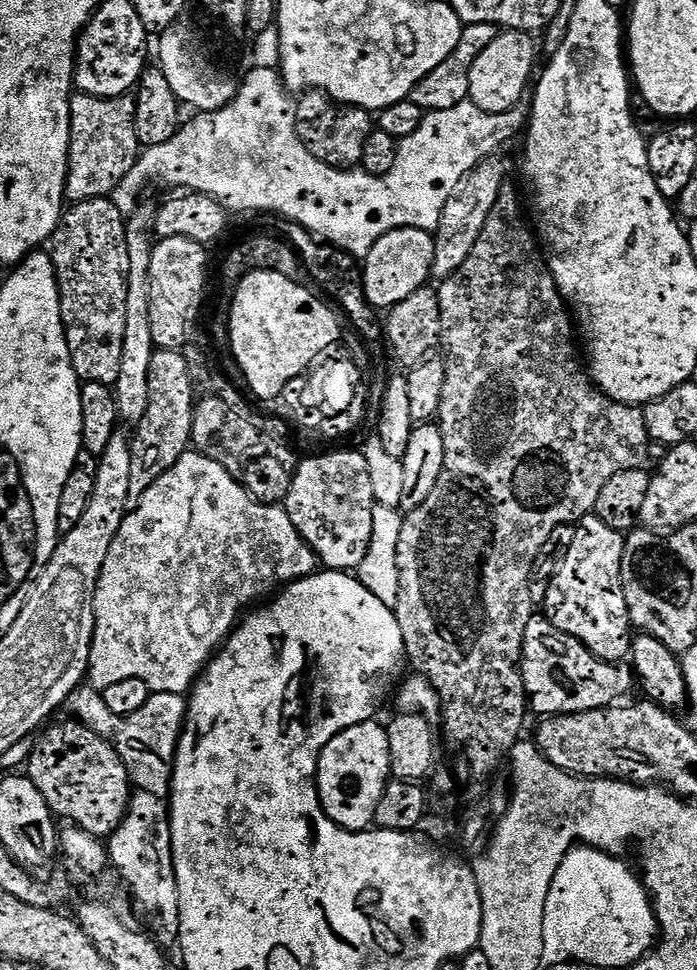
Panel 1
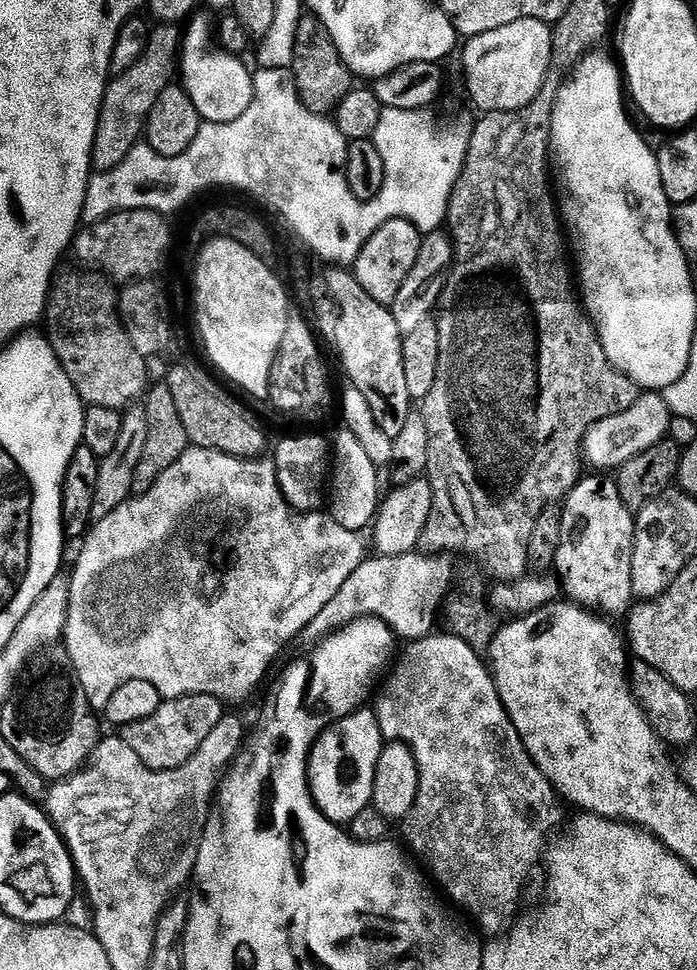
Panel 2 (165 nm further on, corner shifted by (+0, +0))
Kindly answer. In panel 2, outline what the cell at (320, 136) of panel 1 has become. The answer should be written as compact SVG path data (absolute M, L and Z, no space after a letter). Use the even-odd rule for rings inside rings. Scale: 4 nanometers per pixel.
M312 18L301 19L297 30L296 56L293 58L290 71L296 77L300 100L306 106L306 110L310 110L315 116L327 117L335 113L354 88L354 77L342 62L334 42Z

